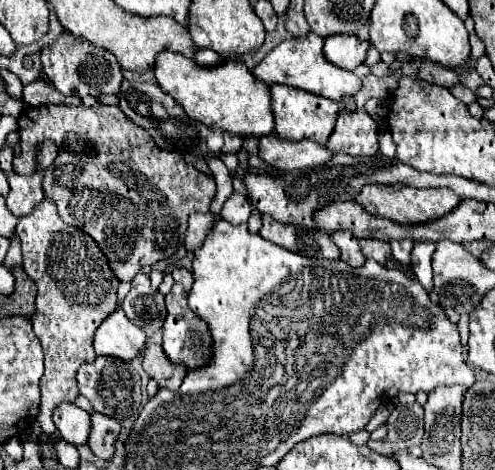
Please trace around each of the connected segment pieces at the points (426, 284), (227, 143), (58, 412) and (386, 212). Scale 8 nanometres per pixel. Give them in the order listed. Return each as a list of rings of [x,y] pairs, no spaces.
[[[415,242],[413,250],[411,250],[411,268],[425,290],[433,290],[431,254],[433,254],[435,246],[437,246],[435,242]]]
[[[223,132],[223,144],[221,148],[217,150],[219,154],[237,154],[241,150],[241,144],[243,144],[243,138],[239,134],[233,134],[233,132]]]
[[[63,402],[57,406],[53,410],[53,422],[65,442],[73,446],[87,444],[91,432],[91,416],[73,402]]]
[[[367,184],[361,188],[361,194],[355,196],[355,202],[361,204],[371,214],[393,218],[395,222],[403,222],[403,224],[411,224],[411,222],[417,224],[417,222],[431,222],[435,218],[441,218],[443,214],[453,210],[461,202],[461,198],[447,188],[411,188],[411,186],[393,188],[387,184]]]

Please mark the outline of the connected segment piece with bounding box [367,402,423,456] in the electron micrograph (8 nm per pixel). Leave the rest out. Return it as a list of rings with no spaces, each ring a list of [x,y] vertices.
[[[395,406],[387,421],[388,433],[383,441],[369,440],[368,447],[377,454],[391,454],[391,450],[413,448],[423,438],[423,406]]]

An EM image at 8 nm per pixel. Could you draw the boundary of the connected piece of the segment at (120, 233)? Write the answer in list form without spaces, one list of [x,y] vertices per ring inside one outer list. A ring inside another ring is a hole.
[[[27,106],[23,108],[19,118],[19,138],[21,154],[13,158],[13,168],[21,174],[29,174],[35,168],[35,146],[43,142],[43,138],[53,138],[55,142],[59,142],[59,156],[45,170],[45,196],[57,204],[57,212],[65,224],[85,226],[81,230],[85,230],[85,234],[89,234],[97,242],[99,250],[103,250],[119,282],[131,282],[143,266],[173,256],[185,240],[189,214],[207,212],[215,196],[215,182],[211,176],[185,162],[179,152],[155,146],[155,142],[147,138],[147,132],[143,128],[123,118],[123,112],[117,106]]]

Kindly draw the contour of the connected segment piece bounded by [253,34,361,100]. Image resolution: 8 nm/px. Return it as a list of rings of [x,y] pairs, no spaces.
[[[309,34],[307,38],[291,38],[281,44],[277,44],[255,68],[253,76],[267,86],[271,84],[285,84],[293,88],[301,88],[305,92],[329,98],[329,100],[339,100],[343,94],[355,94],[361,90],[361,80],[343,68],[333,66],[323,58],[323,40],[317,34]]]

